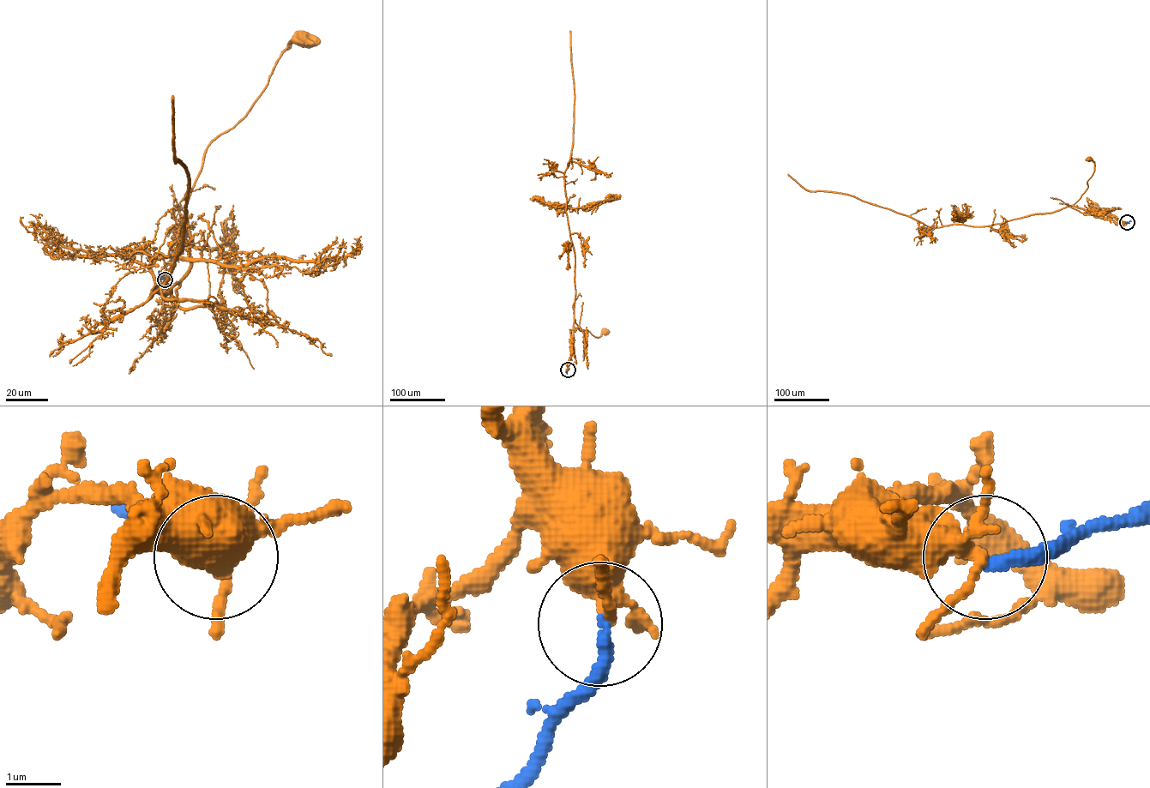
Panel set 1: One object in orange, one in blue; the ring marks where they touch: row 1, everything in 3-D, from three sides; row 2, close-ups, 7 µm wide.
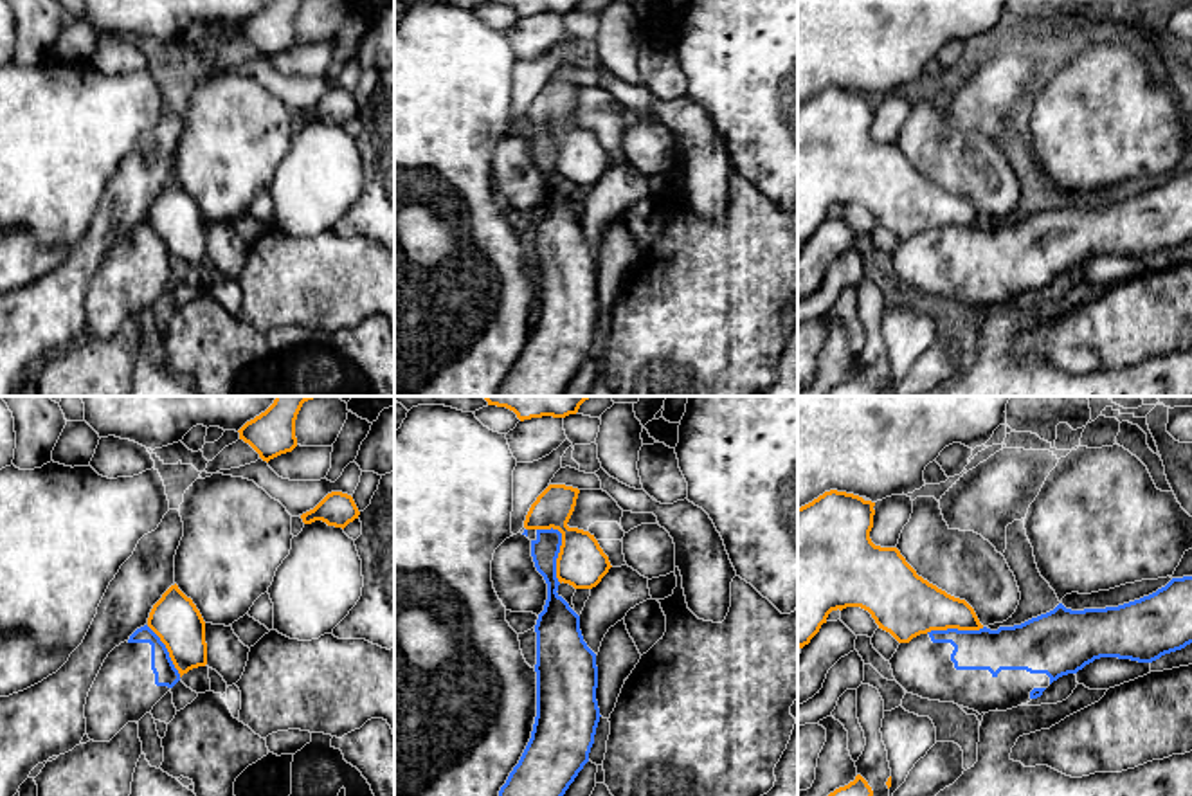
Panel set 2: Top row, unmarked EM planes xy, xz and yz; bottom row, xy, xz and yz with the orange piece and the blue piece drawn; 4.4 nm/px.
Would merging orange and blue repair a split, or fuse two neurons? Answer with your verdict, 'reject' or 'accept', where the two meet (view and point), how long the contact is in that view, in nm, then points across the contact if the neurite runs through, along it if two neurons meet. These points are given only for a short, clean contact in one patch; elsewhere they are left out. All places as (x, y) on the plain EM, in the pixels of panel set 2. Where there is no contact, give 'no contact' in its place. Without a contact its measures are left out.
reject; contact xz (560, 143); length 260 nm; border xz (537, 125), (555, 125), (560, 130), (560, 179)

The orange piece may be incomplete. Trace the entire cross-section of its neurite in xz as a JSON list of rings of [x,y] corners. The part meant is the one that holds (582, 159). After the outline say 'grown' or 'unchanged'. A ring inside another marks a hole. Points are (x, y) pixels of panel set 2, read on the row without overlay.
[[[549,81],[531,101],[526,126],[558,126],[562,142],[556,155],[556,175],[574,185],[592,185],[612,164],[609,153],[589,128],[569,124],[580,86]]] | unchanged

